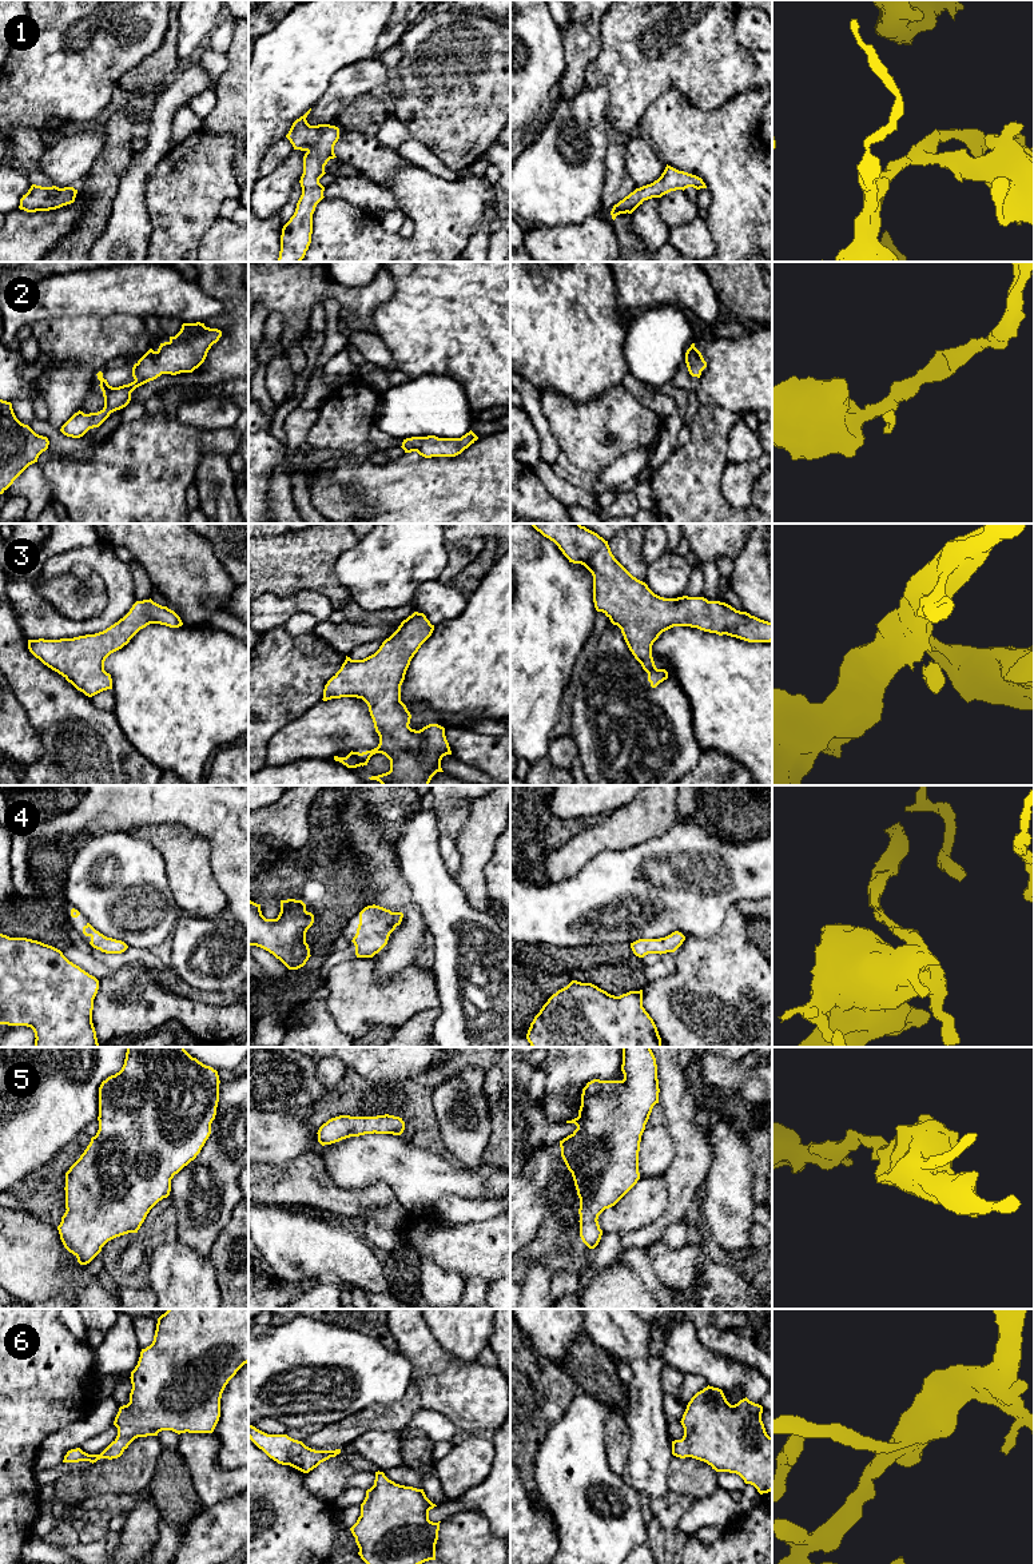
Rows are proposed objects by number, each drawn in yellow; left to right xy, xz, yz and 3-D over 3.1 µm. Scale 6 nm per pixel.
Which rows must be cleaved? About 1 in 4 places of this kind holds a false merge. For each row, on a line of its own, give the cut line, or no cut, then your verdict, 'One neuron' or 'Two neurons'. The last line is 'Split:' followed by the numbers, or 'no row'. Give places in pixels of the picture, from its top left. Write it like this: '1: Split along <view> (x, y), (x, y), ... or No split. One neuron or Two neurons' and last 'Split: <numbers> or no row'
1: No split. One neuron
2: No split. One neuron
3: No split. One neuron
4: No split. One neuron
5: No split. One neuron
6: No split. One neuron
Split: no row

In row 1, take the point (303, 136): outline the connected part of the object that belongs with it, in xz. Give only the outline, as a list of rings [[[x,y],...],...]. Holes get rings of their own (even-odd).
[[[311,108],[297,119],[286,138],[294,150],[305,151],[302,195],[290,220],[283,226],[278,262],[301,262],[311,243],[313,214],[325,198],[325,187],[319,179],[326,174],[325,166],[337,158],[334,146],[339,139],[339,128],[330,124],[310,126],[306,120]]]

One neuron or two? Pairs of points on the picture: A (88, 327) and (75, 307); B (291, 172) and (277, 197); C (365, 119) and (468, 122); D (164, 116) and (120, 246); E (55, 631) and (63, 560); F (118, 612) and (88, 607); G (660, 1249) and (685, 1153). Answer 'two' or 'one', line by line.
A: two
B: one
C: two
D: one
E: one
F: two
G: two

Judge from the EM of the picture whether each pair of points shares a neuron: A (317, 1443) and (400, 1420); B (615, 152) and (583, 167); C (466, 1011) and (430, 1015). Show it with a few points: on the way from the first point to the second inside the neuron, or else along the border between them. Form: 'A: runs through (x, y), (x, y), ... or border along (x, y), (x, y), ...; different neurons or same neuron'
A: runs through (337, 1435), (361, 1421), (380, 1420); same neuron
B: border along (609, 143), (605, 151), (604, 186), (601, 188); different neurons
C: border along (440, 1007), (440, 1015), (433, 1025), (432, 1033); different neurons

